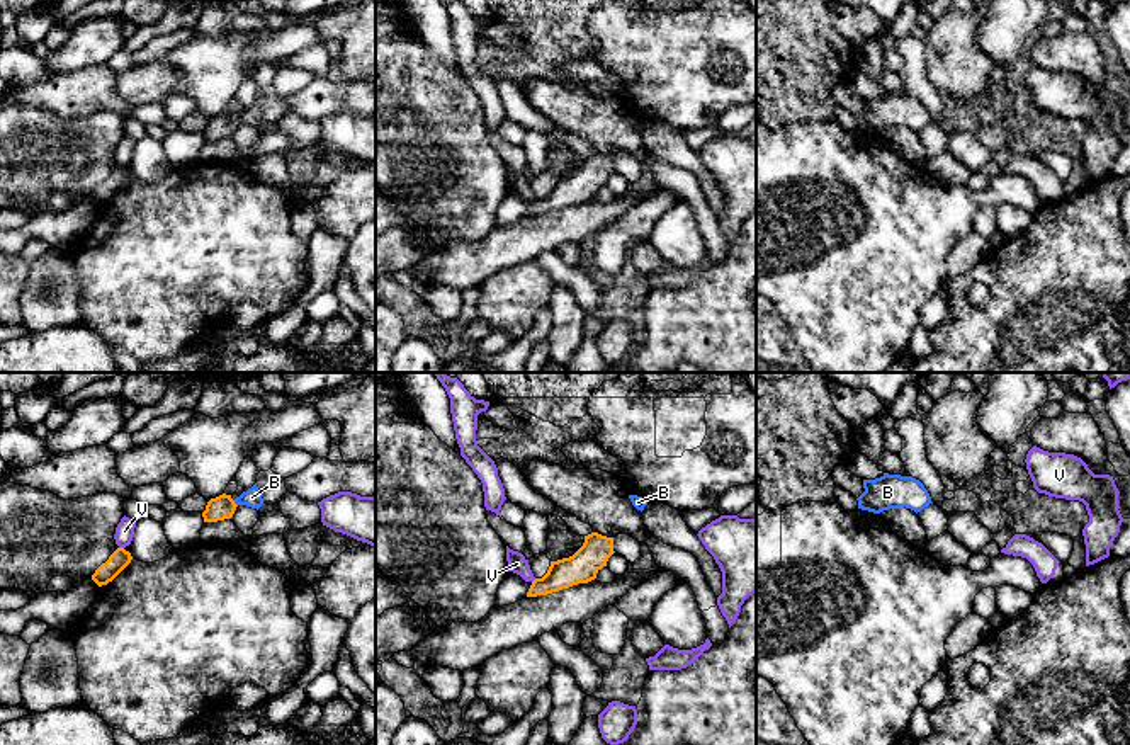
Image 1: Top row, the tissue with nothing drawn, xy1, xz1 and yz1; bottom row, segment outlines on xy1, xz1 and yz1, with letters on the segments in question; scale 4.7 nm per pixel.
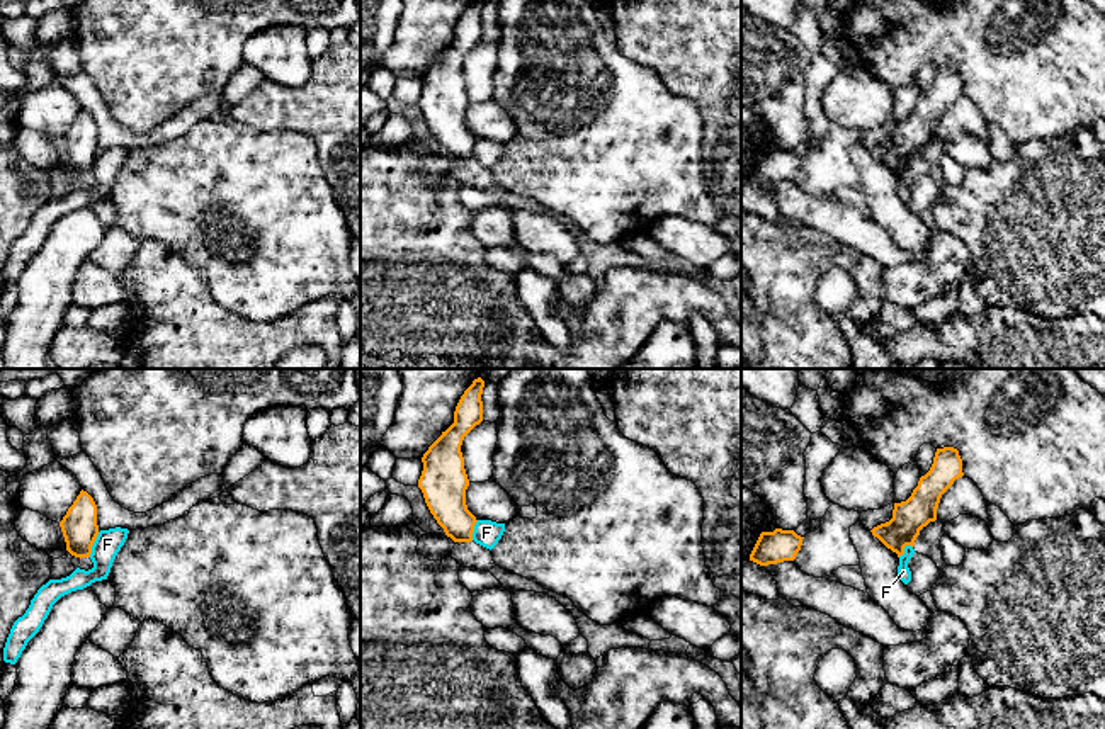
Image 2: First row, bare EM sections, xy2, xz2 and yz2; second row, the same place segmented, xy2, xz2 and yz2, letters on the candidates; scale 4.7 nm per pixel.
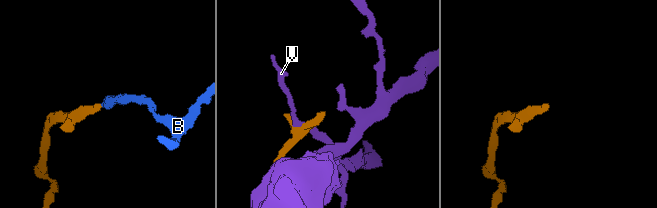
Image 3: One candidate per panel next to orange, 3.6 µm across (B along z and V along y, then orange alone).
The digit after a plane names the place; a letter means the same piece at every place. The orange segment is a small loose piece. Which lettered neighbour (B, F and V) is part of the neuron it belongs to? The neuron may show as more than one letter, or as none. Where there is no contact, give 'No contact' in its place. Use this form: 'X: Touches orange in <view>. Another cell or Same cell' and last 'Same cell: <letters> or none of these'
B: Touches orange in xy1. Same cell
F: Touches orange in xy2. Another cell
V: Touches orange in xy1. Another cell
Same cell: B

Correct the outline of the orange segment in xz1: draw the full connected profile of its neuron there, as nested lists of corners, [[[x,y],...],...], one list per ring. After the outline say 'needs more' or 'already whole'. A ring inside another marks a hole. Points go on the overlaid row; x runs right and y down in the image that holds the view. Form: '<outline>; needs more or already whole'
[[[598,532],[585,536],[583,546],[573,556],[551,561],[547,573],[532,582],[527,597],[547,595],[595,580],[613,553],[613,537]]]; already whole

